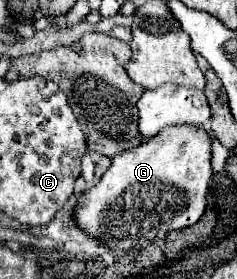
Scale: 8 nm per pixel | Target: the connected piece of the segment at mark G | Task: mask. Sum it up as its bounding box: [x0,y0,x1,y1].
[72,125,210,251]

